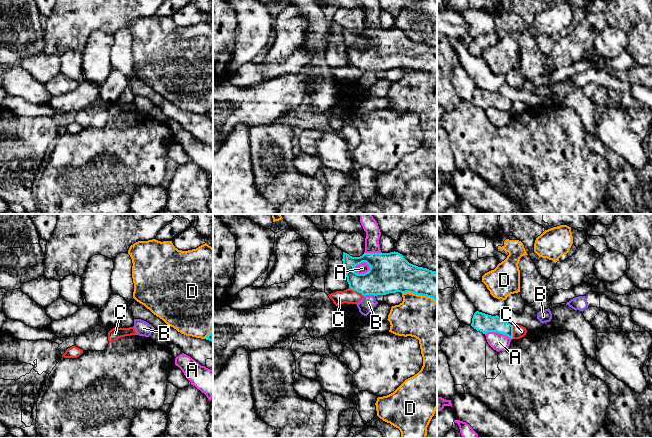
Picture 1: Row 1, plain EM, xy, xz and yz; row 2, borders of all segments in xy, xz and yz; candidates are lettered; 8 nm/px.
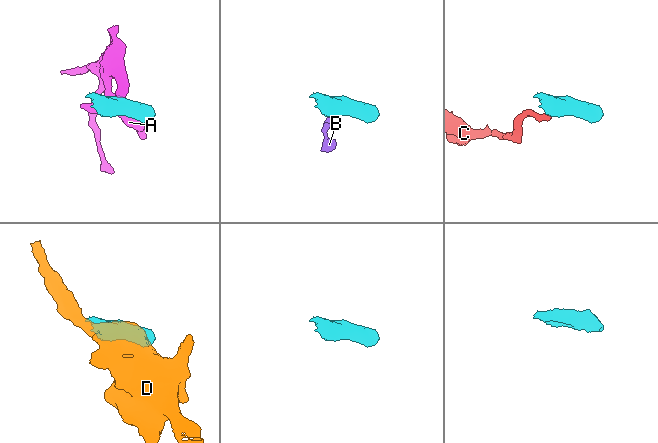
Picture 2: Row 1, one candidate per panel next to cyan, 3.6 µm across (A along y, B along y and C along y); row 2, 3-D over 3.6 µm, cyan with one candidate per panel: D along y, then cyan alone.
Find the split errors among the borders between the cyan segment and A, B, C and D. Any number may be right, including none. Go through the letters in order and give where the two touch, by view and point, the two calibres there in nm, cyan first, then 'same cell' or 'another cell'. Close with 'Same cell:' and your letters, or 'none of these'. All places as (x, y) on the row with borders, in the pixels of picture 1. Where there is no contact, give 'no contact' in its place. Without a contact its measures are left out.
A: meets cyan in xz at (362, 274); 320 nm thick on the cyan side, 90 nm on the other; another cell
B: meets cyan in xz at (368, 294); 320 nm thick on the cyan side, 120 nm on the other; another cell
C: meets cyan in xz at (356, 290); 260 nm thick on the cyan side, 120 nm on the other; another cell
D: meets cyan in xz at (419, 294); 280 nm thick on the cyan side, 340 nm on the other; another cell
Same cell: none of these

